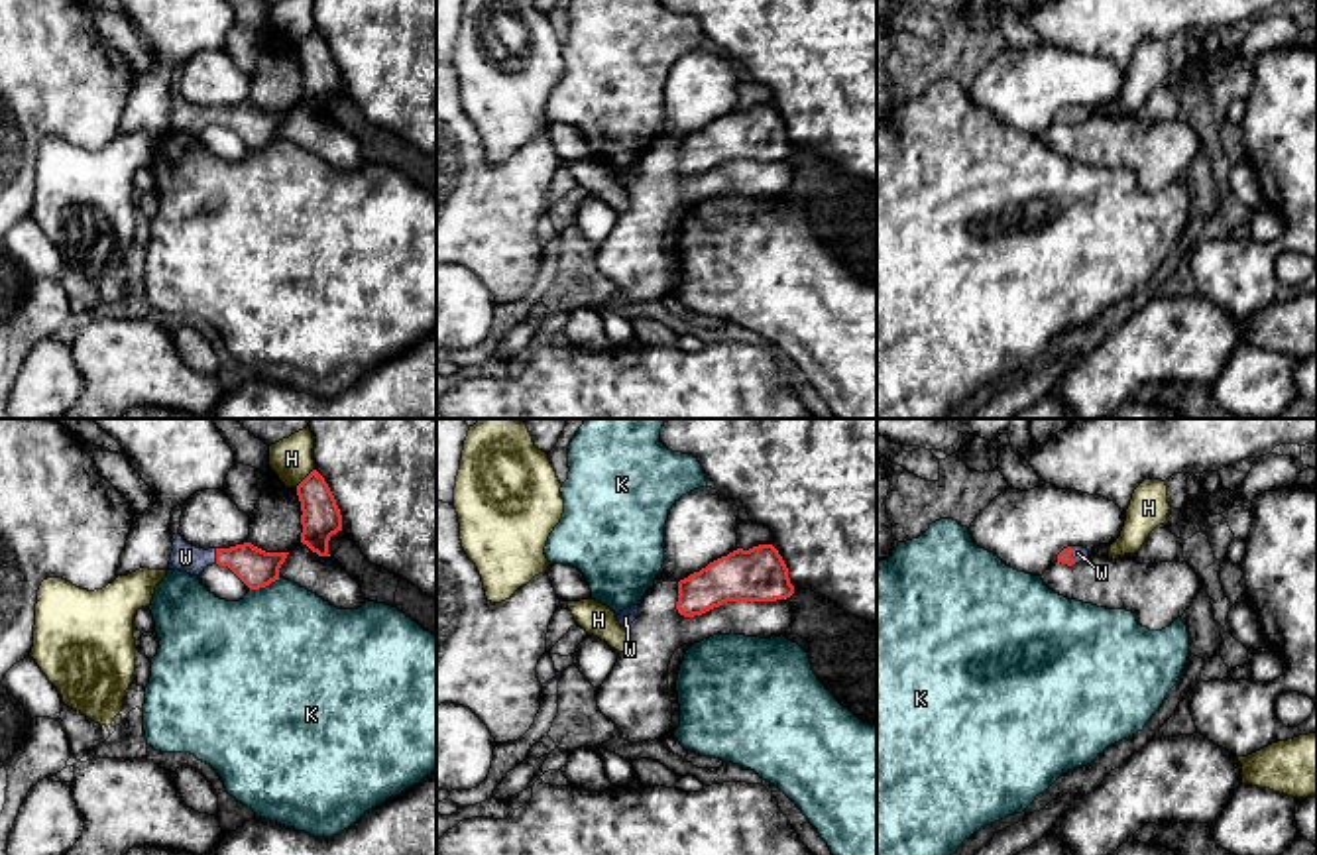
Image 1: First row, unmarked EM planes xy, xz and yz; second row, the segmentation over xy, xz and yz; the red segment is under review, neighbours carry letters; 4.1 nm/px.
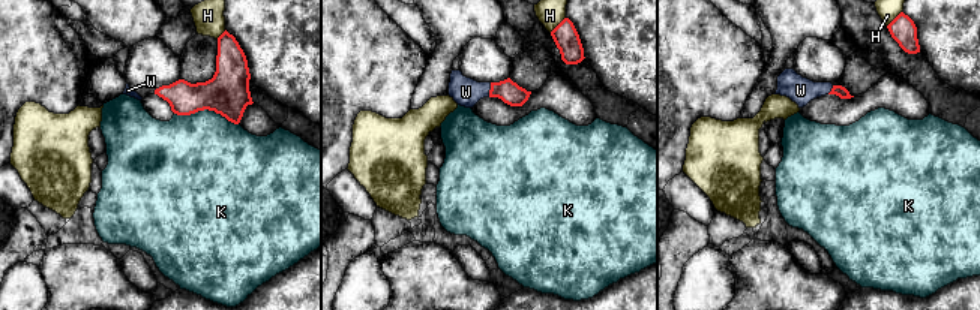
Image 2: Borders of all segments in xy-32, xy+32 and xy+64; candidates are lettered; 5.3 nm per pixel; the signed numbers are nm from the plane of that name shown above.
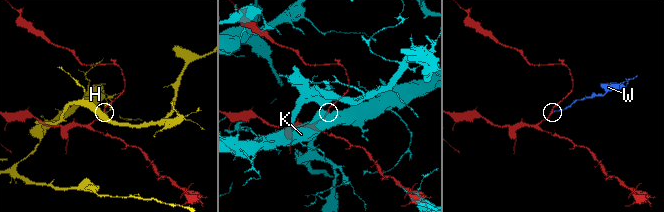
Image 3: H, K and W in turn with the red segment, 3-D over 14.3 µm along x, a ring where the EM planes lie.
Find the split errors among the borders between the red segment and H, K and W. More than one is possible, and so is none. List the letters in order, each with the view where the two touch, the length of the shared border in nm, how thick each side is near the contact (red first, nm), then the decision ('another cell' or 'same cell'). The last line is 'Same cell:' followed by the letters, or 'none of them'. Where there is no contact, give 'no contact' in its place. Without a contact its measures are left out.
H: xy | 120 nm | 160/180 nm | another cell
K: xy | 140 nm | 160/480 nm | another cell
W: yz | 80 nm | 60/60 nm | same cell
Same cell: W

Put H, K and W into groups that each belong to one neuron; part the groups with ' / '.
H / K / W

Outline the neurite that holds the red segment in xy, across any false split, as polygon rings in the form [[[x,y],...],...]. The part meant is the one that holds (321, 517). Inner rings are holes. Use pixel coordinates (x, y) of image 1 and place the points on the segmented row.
[[[313,470],[299,485],[297,495],[301,501],[301,542],[318,556],[328,554],[328,541],[342,531],[342,515],[336,499],[324,478]]]

